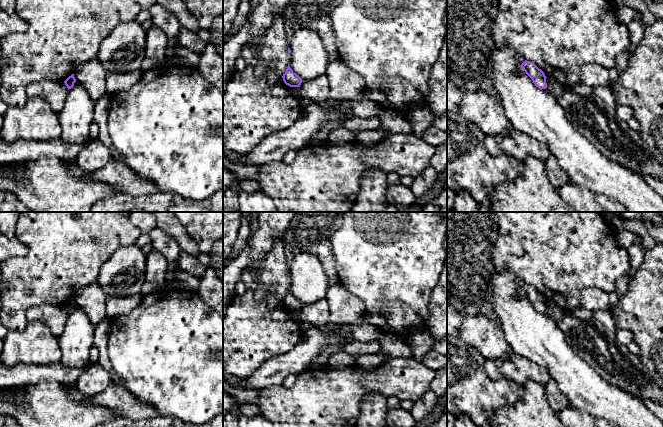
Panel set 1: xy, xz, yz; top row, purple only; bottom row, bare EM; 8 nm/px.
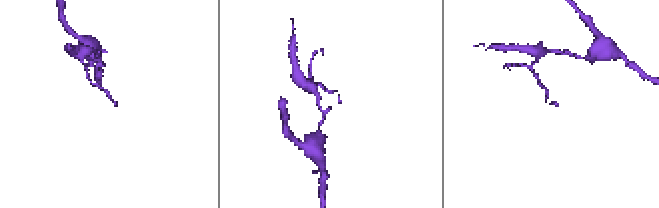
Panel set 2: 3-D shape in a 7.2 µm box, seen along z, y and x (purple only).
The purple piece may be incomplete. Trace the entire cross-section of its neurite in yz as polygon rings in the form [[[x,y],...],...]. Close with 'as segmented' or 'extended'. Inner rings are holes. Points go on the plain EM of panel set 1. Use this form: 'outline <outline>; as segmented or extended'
outline [[[524,285],[521,288],[521,292],[525,295],[525,297],[532,303],[533,307],[536,311],[540,313],[545,313],[547,310],[546,300],[544,296],[539,293],[533,286]]]; as segmented

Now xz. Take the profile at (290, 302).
outline [[[289,289],[282,302],[284,307],[290,311],[300,311],[302,307],[302,303],[296,297],[293,296]]]; as segmented

